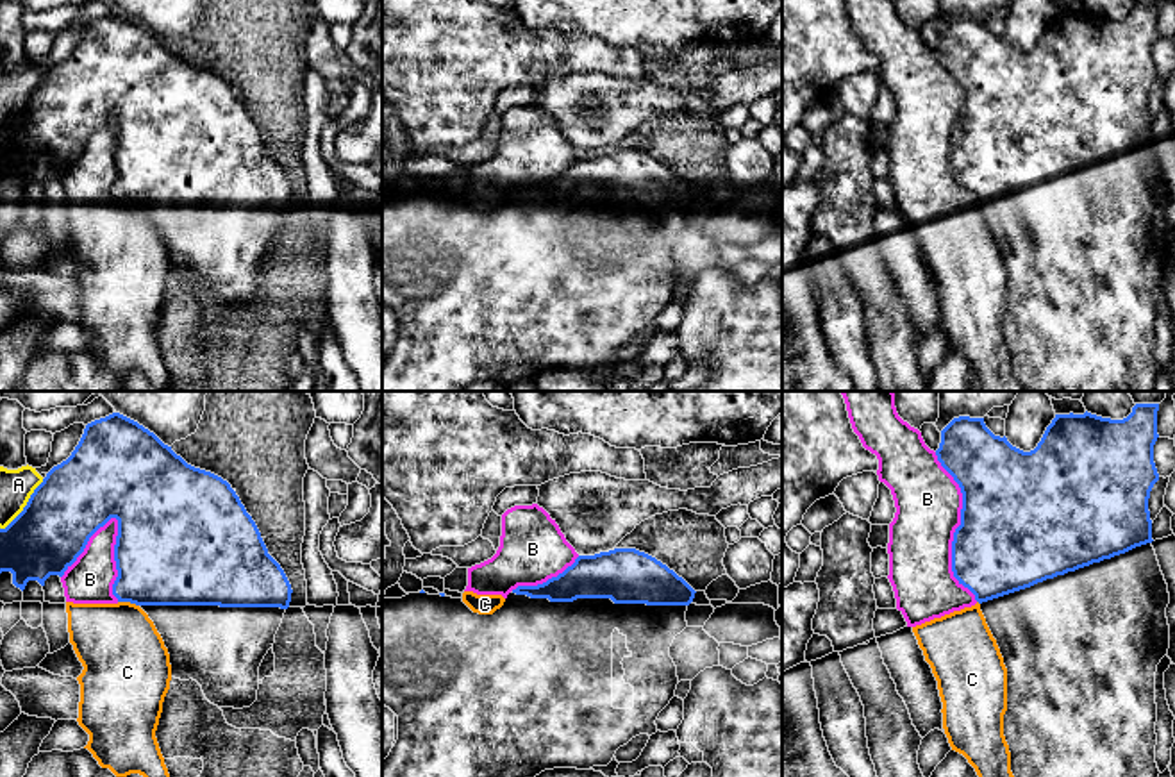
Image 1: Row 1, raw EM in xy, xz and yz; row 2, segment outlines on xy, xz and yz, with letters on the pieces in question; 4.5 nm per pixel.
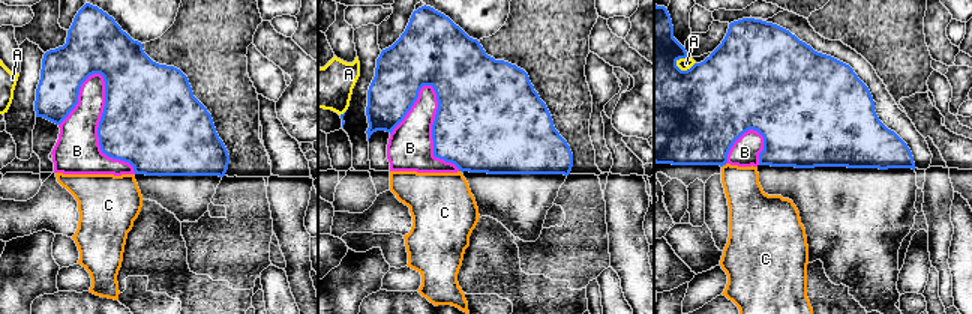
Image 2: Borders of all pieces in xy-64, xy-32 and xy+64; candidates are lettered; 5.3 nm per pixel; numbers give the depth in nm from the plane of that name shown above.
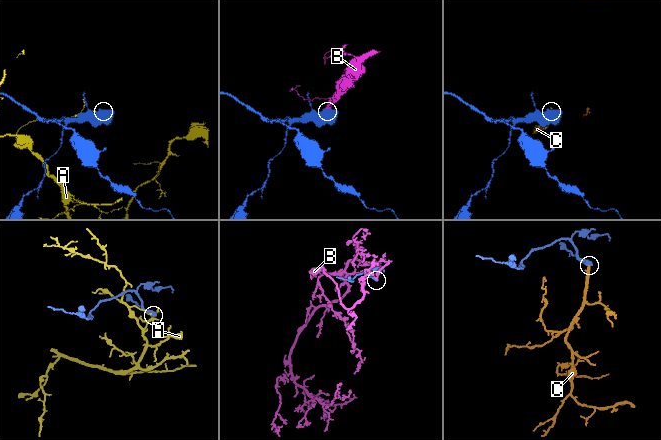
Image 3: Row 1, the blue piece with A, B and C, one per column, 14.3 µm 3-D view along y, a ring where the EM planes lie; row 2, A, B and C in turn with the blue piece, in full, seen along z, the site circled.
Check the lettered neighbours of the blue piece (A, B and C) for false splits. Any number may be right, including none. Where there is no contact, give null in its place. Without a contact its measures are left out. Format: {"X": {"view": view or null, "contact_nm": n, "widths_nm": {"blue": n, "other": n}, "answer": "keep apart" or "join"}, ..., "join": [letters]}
{"A": {"view": "xy", "contact_nm": 300, "widths_nm": {"blue": 340, "other": 150}, "answer": "keep apart"}, "B": {"view": "yz", "contact_nm": 700, "widths_nm": {"blue": 480, "other": 300}, "answer": "keep apart"}, "C": {"view": "xy", "contact_nm": 100, "widths_nm": {"blue": 440, "other": 380}, "answer": "keep apart"}, "join": []}

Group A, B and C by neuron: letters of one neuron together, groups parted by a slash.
A / B C

